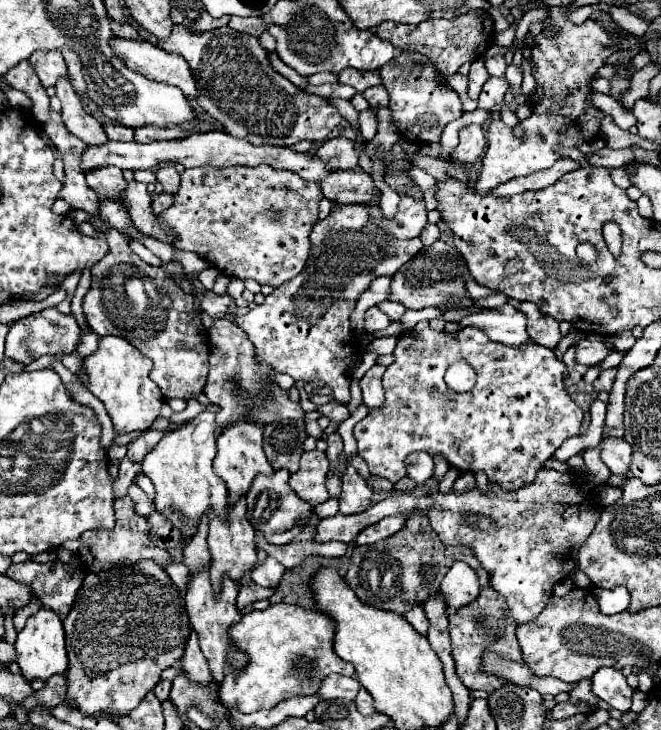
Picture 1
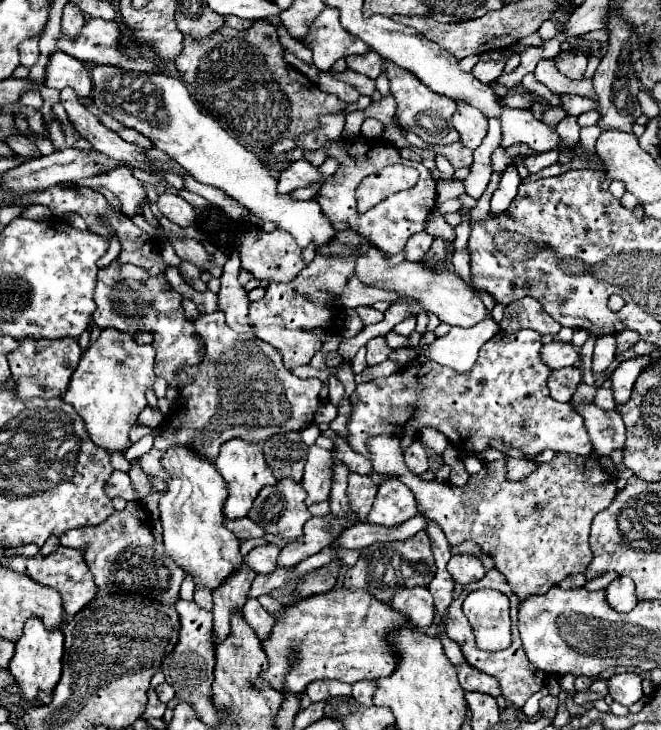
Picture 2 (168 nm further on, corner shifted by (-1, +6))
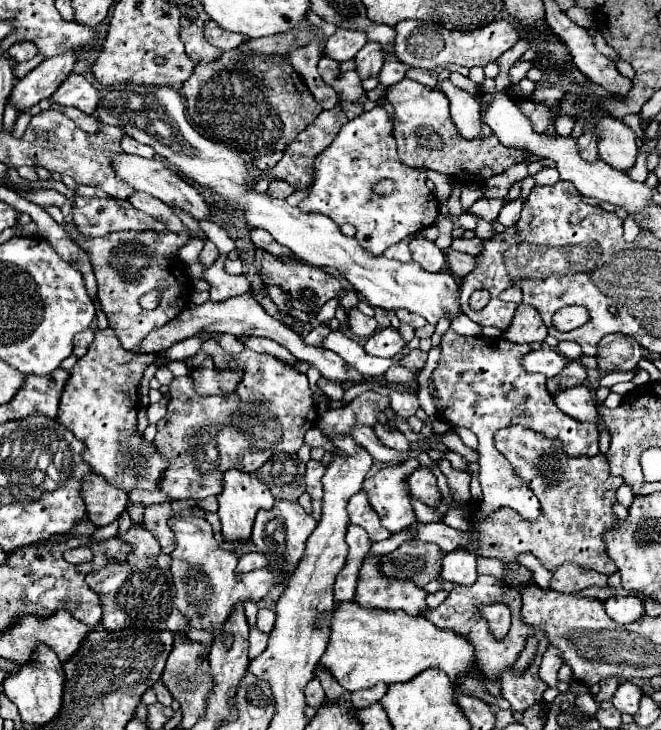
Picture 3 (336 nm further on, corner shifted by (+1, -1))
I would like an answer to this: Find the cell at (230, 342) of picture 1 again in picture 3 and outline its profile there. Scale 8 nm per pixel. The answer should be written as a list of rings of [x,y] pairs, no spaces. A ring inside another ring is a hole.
[[[211,334],[203,342],[201,350],[213,358],[219,370],[241,366],[243,380],[231,394],[225,396],[199,396],[193,378],[189,376],[177,376],[169,384],[169,394],[173,394],[173,398],[169,400],[165,418],[157,424],[155,436],[155,448],[167,462],[167,468],[163,470],[157,488],[169,494],[171,498],[189,498],[195,502],[207,496],[217,496],[221,492],[221,470],[237,466],[239,470],[255,472],[261,468],[261,464],[265,464],[273,456],[273,452],[289,452],[289,454],[297,452],[303,444],[305,432],[313,428],[319,418],[317,406],[313,402],[313,392],[309,388],[309,380],[305,374],[293,370],[293,366],[281,362],[271,354],[257,354],[253,350],[229,354],[219,346],[217,334]]]

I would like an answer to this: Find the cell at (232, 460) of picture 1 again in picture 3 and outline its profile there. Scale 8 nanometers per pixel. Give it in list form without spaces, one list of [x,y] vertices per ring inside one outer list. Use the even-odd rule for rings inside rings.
[[[229,468],[223,472],[223,492],[217,496],[217,500],[219,500],[217,514],[221,518],[223,538],[227,542],[237,542],[241,538],[249,538],[257,510],[259,508],[271,508],[275,504],[273,494],[269,492],[269,488],[263,482],[257,480],[255,474],[241,472],[237,468]]]

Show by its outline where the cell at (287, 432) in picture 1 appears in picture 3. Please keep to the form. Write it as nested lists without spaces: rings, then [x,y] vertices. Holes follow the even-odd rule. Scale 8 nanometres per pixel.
[[[277,452],[273,458],[269,458],[259,470],[257,478],[265,482],[271,490],[271,494],[281,500],[295,502],[303,492],[303,474],[305,474],[305,462],[297,458],[297,454]]]

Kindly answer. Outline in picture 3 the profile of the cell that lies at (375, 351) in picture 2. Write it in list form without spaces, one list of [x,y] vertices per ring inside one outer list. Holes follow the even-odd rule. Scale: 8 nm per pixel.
[[[387,326],[375,332],[365,342],[365,352],[371,356],[379,356],[379,358],[393,358],[395,354],[401,352],[403,346],[405,346],[405,340],[401,338],[401,334],[393,326]]]

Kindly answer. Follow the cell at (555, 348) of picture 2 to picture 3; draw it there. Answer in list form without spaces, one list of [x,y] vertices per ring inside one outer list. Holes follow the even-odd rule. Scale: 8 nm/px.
[[[547,346],[547,348],[529,352],[523,358],[523,366],[527,372],[539,372],[539,374],[545,374],[547,378],[553,378],[553,376],[561,374],[561,370],[567,366],[567,362],[559,352],[555,352],[553,348]]]

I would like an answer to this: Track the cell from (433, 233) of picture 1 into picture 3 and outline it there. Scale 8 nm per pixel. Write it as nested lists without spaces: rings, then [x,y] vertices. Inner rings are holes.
[[[449,250],[447,262],[449,262],[451,272],[457,274],[457,276],[461,276],[461,278],[463,278],[469,270],[473,270],[473,256],[463,254],[463,252],[457,252],[457,250]]]

